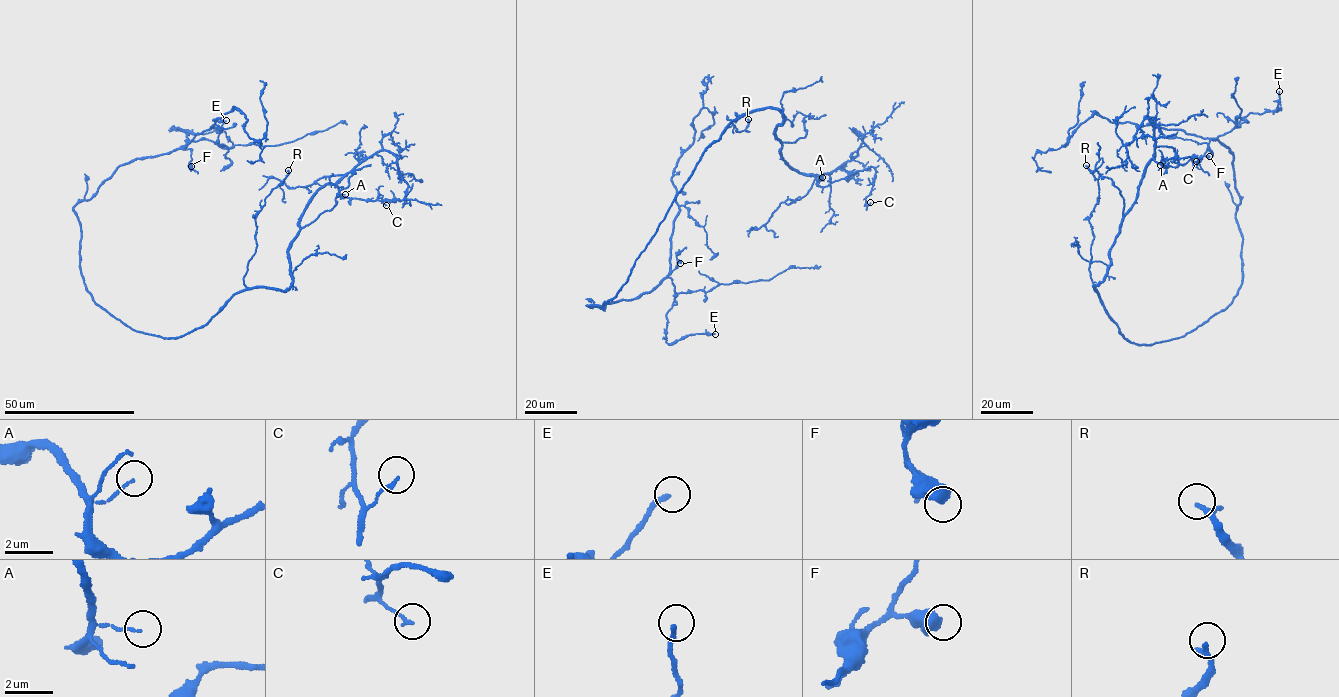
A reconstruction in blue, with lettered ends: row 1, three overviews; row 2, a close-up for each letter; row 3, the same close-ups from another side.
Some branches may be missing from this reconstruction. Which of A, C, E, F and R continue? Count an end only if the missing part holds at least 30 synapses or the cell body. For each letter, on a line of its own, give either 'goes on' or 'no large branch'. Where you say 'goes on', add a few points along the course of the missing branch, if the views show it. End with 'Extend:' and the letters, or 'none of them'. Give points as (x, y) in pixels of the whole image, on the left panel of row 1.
A: no large branch
C: no large branch
E: no large branch
F: no large branch
R: goes on; missing branch runs (288, 170), (292, 166), (293, 138), (283, 108)
Extend: R

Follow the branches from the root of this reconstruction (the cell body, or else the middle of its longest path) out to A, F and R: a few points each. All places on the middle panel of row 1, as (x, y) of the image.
A: (647, 245), (702, 153), (733, 120), (756, 110), (778, 109), (785, 119), (774, 134), (784, 163), (822, 177)
F: (647, 245), (617, 295), (600, 306), (586, 305), (603, 309), (637, 299), (675, 268), (677, 259), (680, 263)
R: (647, 245), (702, 153), (741, 116), (734, 113), (737, 120), (730, 120), (736, 131), (745, 129), (748, 119)

